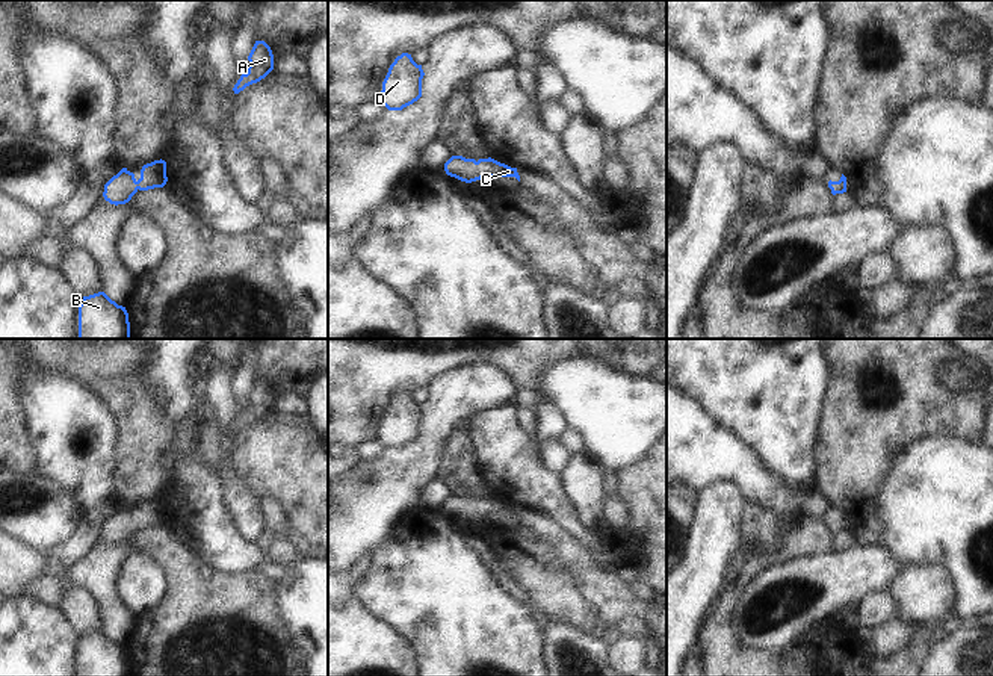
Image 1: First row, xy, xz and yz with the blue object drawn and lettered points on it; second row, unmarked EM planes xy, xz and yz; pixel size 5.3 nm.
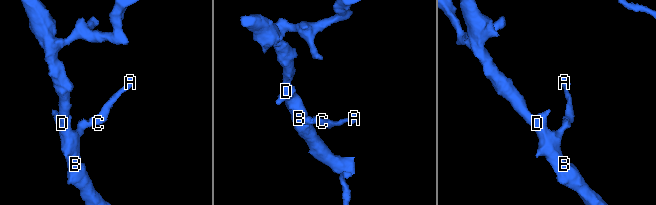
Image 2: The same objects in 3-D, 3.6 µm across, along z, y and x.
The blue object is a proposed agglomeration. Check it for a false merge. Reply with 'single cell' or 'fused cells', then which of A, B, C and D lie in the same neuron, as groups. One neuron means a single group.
single cell; groups A B C D

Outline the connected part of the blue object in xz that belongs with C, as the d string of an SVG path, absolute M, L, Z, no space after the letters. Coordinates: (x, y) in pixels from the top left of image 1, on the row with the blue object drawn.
M452 156L444 163L444 171L447 175L455 177L466 183L472 183L472 181L476 181L481 178L490 178L490 177L515 177L520 181L517 168L511 168L491 157L479 159L476 162L475 159Z

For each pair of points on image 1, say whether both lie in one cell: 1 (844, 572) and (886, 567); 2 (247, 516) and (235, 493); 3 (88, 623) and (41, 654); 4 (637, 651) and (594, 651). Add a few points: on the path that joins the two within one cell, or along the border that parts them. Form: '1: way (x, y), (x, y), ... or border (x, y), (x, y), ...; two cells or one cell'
1: way (854, 572), (875, 567); one cell
2: way (247, 510), (241, 499); one cell
3: border (59, 605), (83, 634); two cells
4: border (609, 648), (612, 660); two cells

